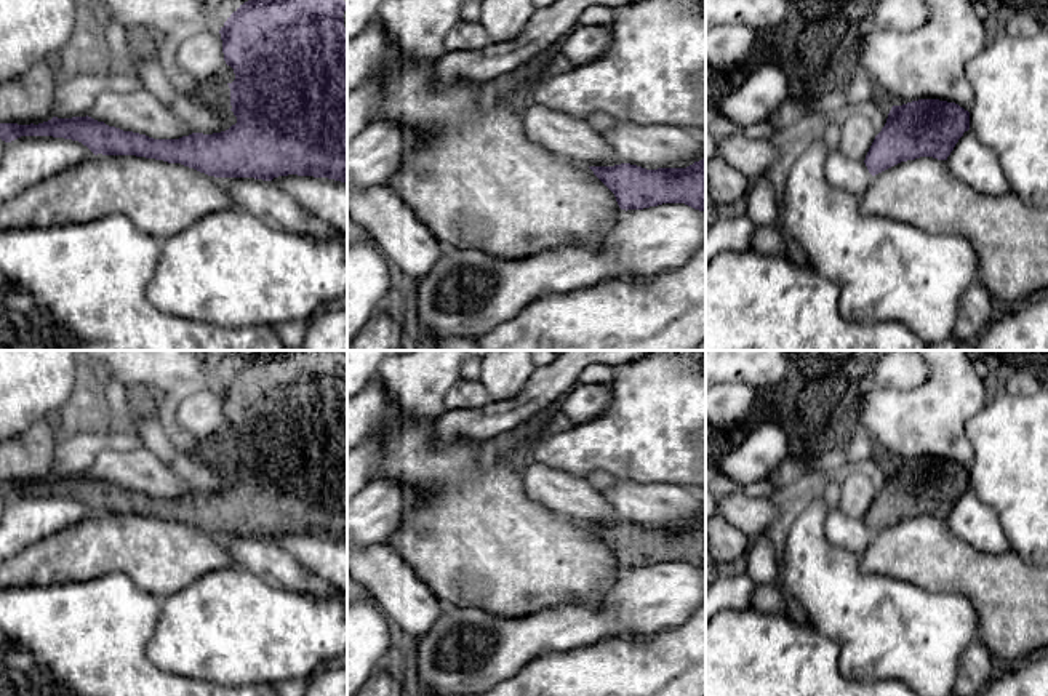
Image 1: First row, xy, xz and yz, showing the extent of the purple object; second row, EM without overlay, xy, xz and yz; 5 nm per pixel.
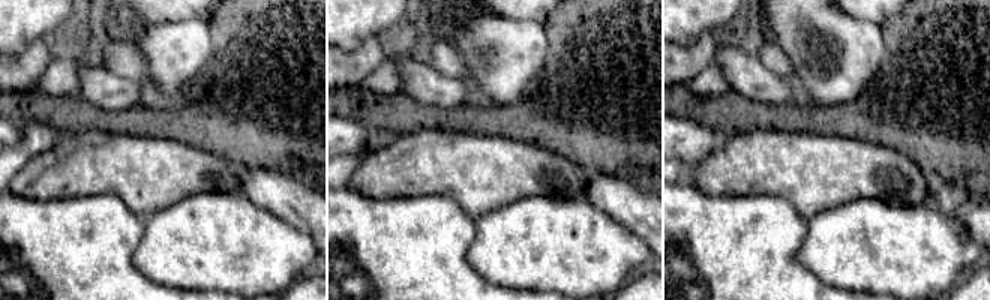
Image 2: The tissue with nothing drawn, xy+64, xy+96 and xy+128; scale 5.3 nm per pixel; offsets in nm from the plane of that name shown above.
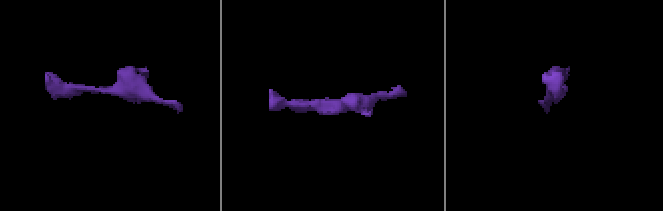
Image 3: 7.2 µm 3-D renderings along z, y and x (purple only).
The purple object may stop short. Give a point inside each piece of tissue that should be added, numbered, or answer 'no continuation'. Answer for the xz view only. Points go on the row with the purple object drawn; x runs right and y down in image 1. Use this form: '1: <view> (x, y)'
no continuation

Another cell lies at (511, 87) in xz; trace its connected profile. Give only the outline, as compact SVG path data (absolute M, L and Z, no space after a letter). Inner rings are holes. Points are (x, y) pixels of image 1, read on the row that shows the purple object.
M566 35L560 37L549 53L533 58L530 62L509 74L483 82L478 104L483 109L491 109L499 101L520 101L526 98L530 88L536 82L536 74L547 66L552 56L558 56L565 37Z

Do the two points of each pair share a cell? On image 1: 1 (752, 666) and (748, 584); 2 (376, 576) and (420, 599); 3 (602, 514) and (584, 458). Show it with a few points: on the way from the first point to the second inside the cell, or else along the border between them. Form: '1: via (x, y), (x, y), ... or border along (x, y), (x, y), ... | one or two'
1: border along (751, 607), (722, 612) | two
2: via (388, 580), (408, 599) | one
3: border along (557, 468), (576, 477), (597, 482) | two

